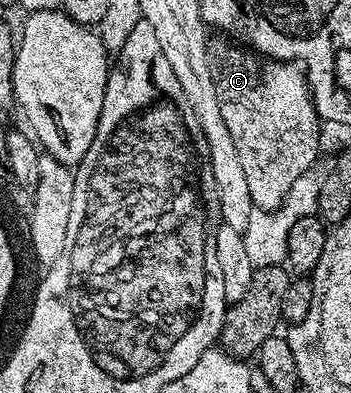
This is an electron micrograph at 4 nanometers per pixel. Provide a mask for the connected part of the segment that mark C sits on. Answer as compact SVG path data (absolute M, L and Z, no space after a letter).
M224 35L213 36L208 38L205 50L209 56L211 79L215 83L215 99L219 99L223 123L227 123L227 131L231 131L231 140L239 153L239 164L245 172L251 199L258 209L277 209L285 202L287 191L291 191L295 179L306 176L317 161L322 126L317 108L313 106L313 97L309 94L309 82L296 64L266 59Z

